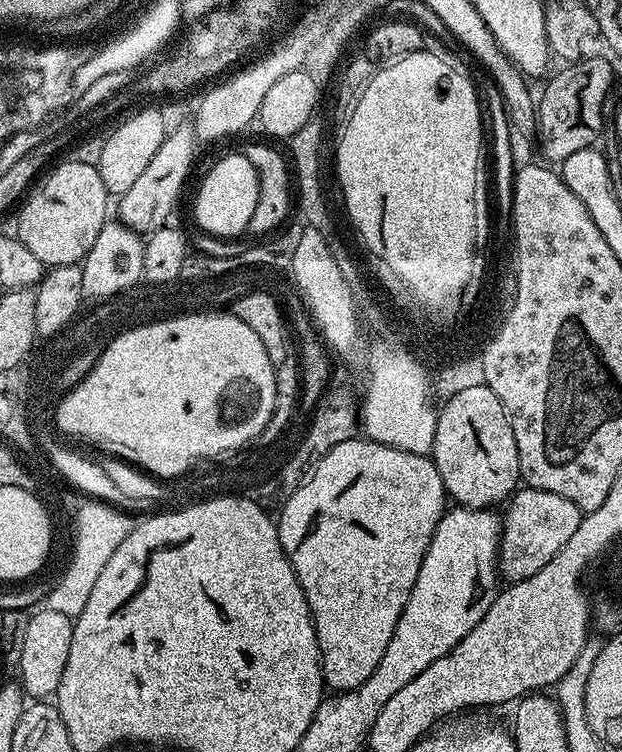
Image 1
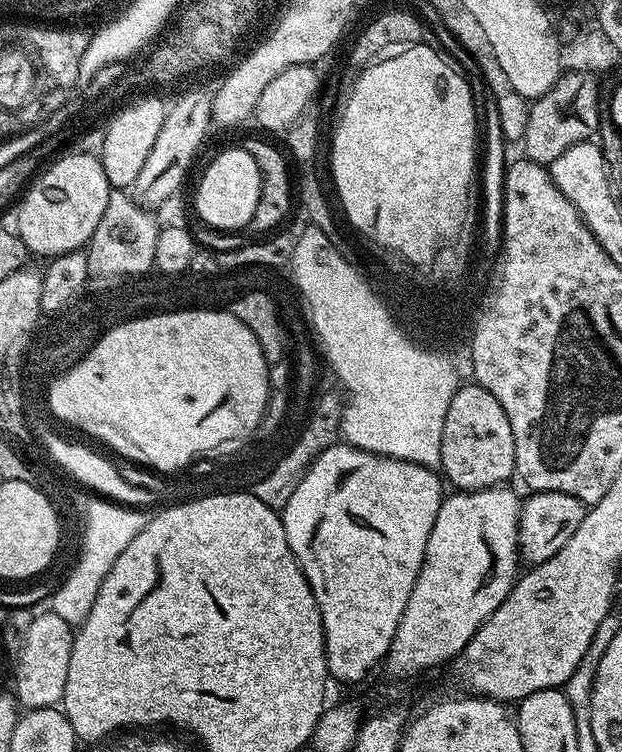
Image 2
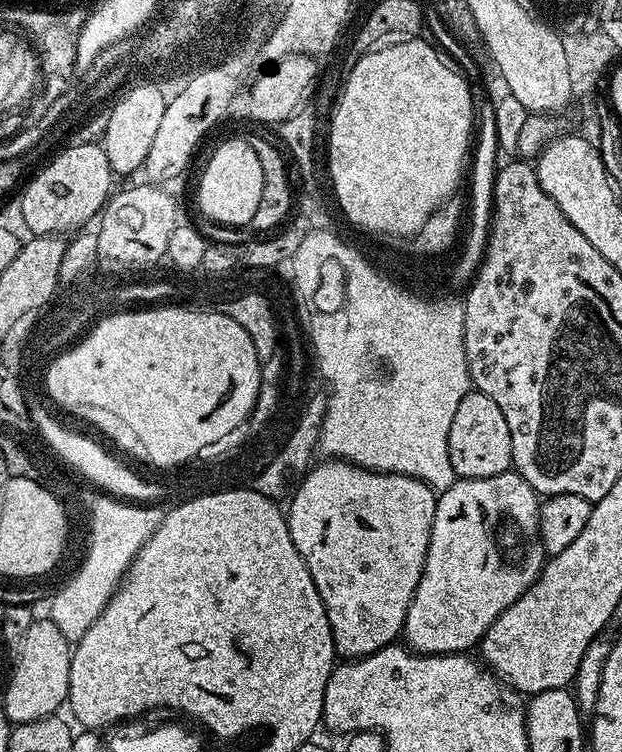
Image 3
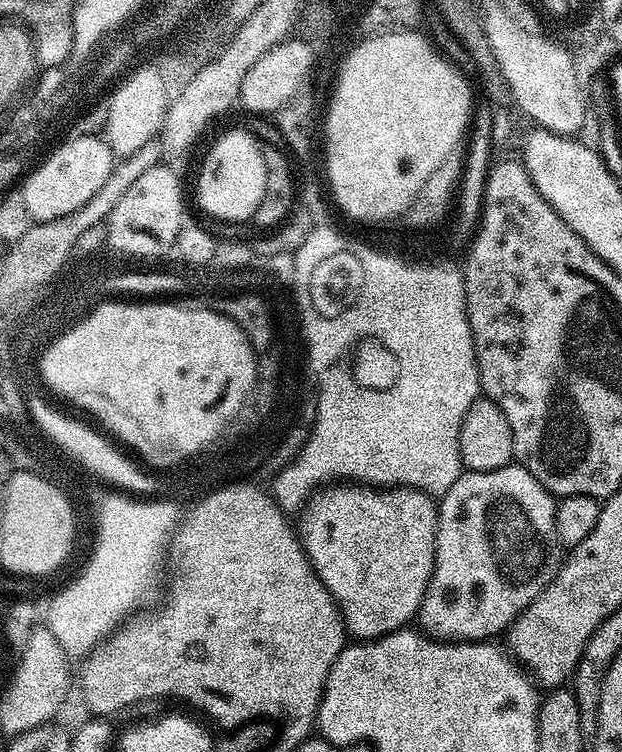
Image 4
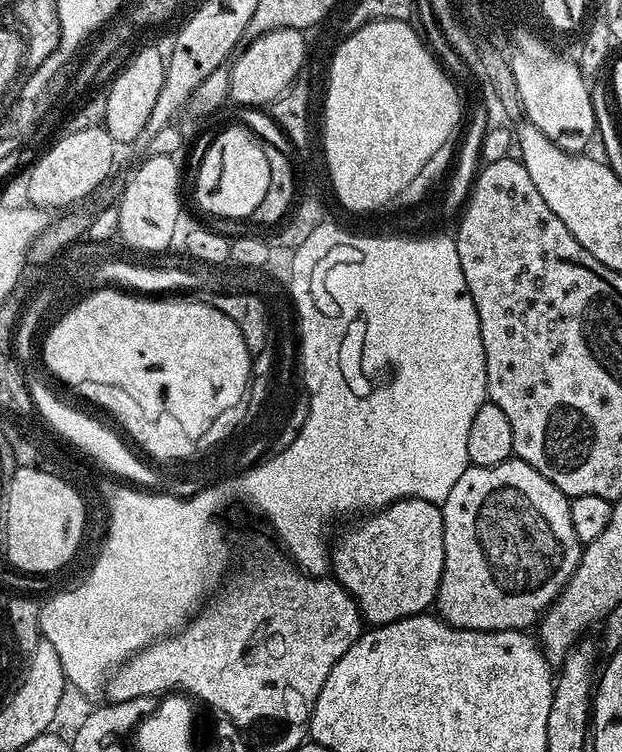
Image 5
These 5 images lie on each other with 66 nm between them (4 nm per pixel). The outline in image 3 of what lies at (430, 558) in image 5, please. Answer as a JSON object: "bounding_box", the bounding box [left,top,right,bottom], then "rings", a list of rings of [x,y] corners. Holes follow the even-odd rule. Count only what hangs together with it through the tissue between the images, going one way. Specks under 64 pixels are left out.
{"bounding_box":[286,458,437,657],"rings":[[[335,458],[323,462],[300,480],[305,479],[297,486],[292,501],[286,504],[290,538],[294,538],[294,546],[298,546],[298,554],[302,554],[328,611],[337,657],[369,656],[403,633],[406,610],[414,598],[414,590],[418,590],[430,546],[437,493],[413,476],[371,472]]]}

